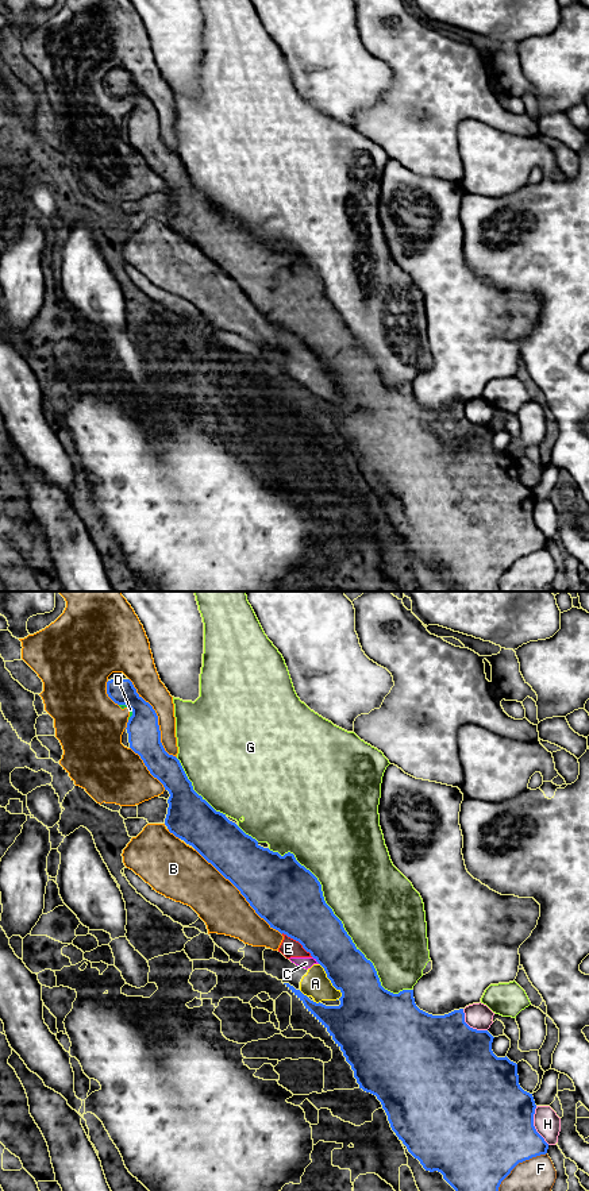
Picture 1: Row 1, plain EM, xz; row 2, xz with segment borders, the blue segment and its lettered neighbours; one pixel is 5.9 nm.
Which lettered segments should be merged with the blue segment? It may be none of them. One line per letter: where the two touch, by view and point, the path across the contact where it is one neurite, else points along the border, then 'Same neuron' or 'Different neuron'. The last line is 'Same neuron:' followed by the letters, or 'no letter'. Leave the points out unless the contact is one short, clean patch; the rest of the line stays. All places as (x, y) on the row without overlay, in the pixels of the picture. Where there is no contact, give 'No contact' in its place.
A: Touches blue at xz (330, 374). Different neuron
B: Touches blue at xz (241, 288). Different neuron
C: Touches blue at xz (316, 355). Boundary: xz (312, 351), (319, 358). Different neuron
D: Touches blue at xz (133, 110). Boundary: xz (130, 103), (131, 111), (129, 115). Different neuron
E: Touches blue at xz (297, 335). Boundary: xz (281, 328), (295, 334), (312, 351). Different neuron
F: Touches blue at xz (516, 559). Different neuron
G: Touches blue at xz (341, 316). Different neuron
H: Touches blue at xz (532, 520). Different neuron
Same neuron: no letter

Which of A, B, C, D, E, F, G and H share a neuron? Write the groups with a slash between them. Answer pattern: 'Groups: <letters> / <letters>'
Groups: A B C D E F / G / H

